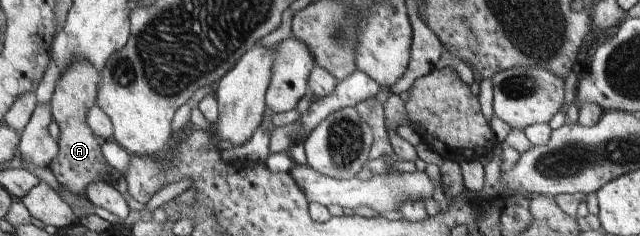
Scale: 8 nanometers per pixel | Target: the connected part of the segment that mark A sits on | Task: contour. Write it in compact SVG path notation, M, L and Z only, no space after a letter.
M77 59L77 63L67 67L60 75L50 102L52 119L60 129L57 140L59 152L48 168L53 171L61 187L69 189L80 197L85 197L88 187L93 182L109 181L111 184L103 141L93 132L88 123L89 111L97 103L100 73L87 59Z

